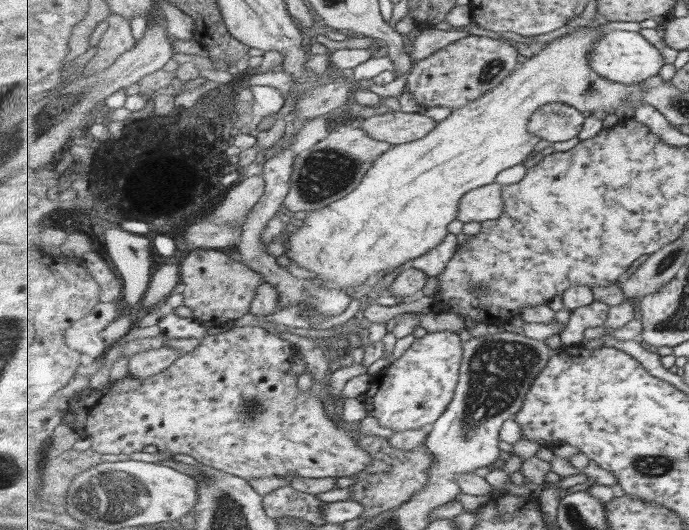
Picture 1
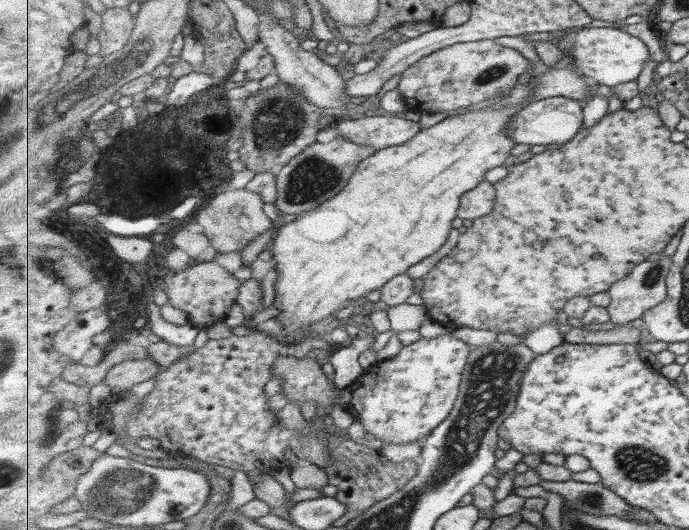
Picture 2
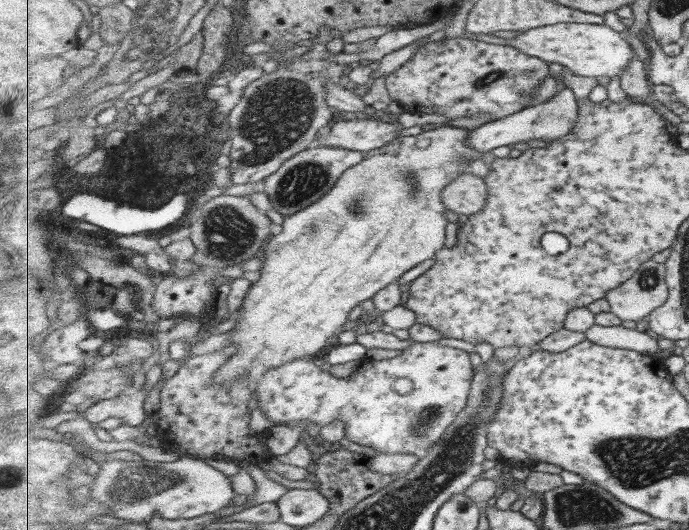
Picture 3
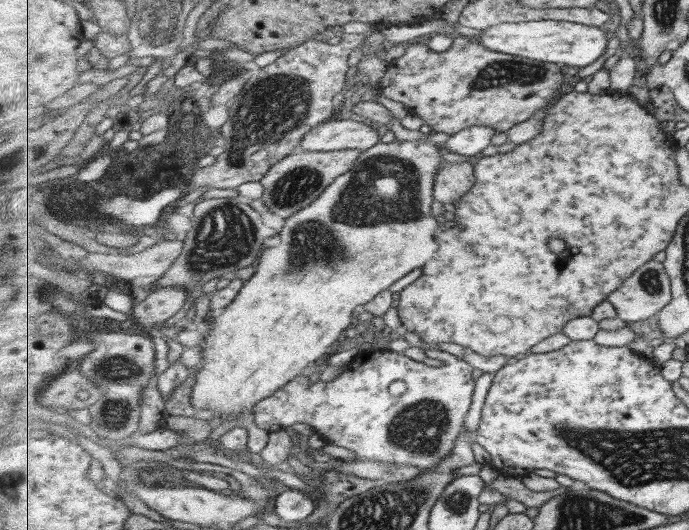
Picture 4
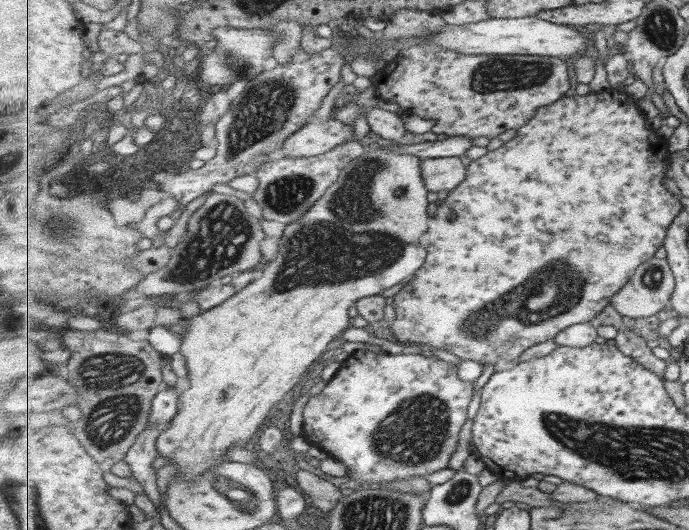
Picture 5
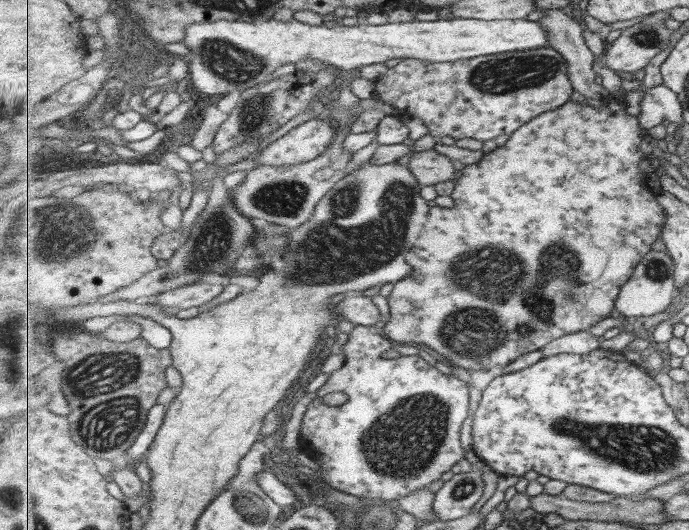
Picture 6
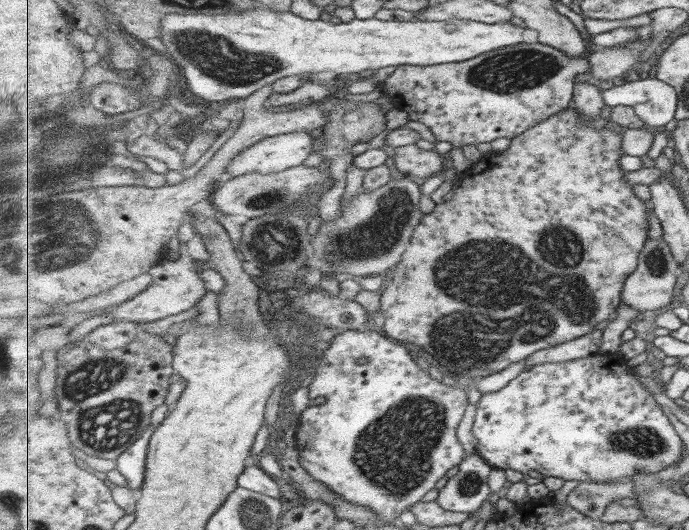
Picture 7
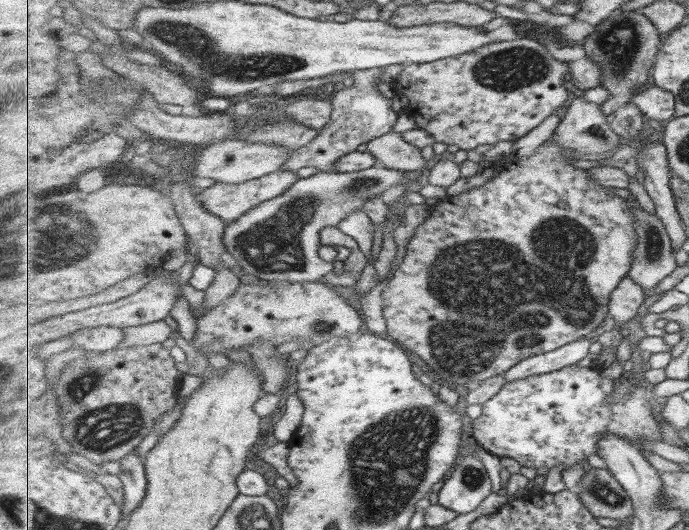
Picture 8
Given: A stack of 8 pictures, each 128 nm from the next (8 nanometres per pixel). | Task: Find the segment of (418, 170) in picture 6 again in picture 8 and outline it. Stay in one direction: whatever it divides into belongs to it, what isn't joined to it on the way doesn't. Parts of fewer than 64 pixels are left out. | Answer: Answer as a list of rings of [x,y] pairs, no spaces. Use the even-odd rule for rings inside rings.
[[[391,132],[370,140],[367,150],[388,169],[415,172],[427,166],[421,147],[407,142],[401,134]]]

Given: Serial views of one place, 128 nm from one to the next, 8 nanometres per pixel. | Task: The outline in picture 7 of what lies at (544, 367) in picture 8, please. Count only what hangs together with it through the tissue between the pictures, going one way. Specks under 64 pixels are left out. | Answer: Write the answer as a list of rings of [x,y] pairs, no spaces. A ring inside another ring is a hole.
[[[590,335],[577,338],[555,347],[539,350],[536,354],[528,357],[526,369],[531,369],[539,364],[563,363],[581,358],[588,358],[599,353],[601,346],[597,346]]]

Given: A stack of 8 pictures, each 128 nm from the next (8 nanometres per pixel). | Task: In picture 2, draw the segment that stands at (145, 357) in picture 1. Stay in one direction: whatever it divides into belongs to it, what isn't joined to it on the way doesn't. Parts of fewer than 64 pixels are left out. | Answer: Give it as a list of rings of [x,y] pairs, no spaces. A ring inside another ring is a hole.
[[[150,357],[143,360],[129,360],[109,369],[102,383],[111,389],[113,397],[117,392],[128,391],[136,384],[149,381],[159,374],[159,366]]]

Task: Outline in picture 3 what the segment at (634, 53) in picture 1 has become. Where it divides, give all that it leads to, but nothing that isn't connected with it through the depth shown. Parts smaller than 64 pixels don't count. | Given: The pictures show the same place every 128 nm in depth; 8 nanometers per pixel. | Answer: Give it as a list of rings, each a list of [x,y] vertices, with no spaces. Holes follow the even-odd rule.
[[[559,23],[538,26],[521,31],[516,37],[509,39],[508,44],[529,56],[566,66],[579,76],[600,78],[602,81],[617,75],[621,78],[635,56],[631,44],[624,39],[623,34],[600,23]]]

